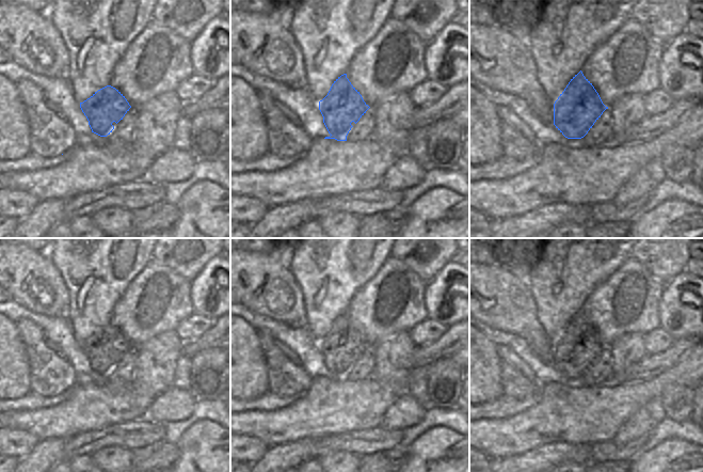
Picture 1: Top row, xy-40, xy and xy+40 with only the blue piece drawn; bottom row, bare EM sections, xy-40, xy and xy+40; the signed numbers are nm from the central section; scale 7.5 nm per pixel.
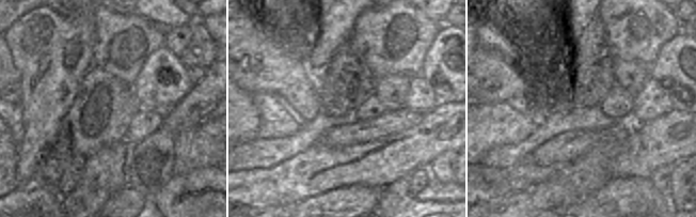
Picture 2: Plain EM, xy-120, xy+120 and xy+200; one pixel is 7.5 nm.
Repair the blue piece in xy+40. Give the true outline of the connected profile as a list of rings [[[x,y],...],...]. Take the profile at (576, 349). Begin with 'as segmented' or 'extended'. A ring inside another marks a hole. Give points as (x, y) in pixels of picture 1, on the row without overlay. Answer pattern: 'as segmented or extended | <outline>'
as segmented | [[[580,310],[554,343],[554,364],[568,378],[581,378],[608,348]]]

